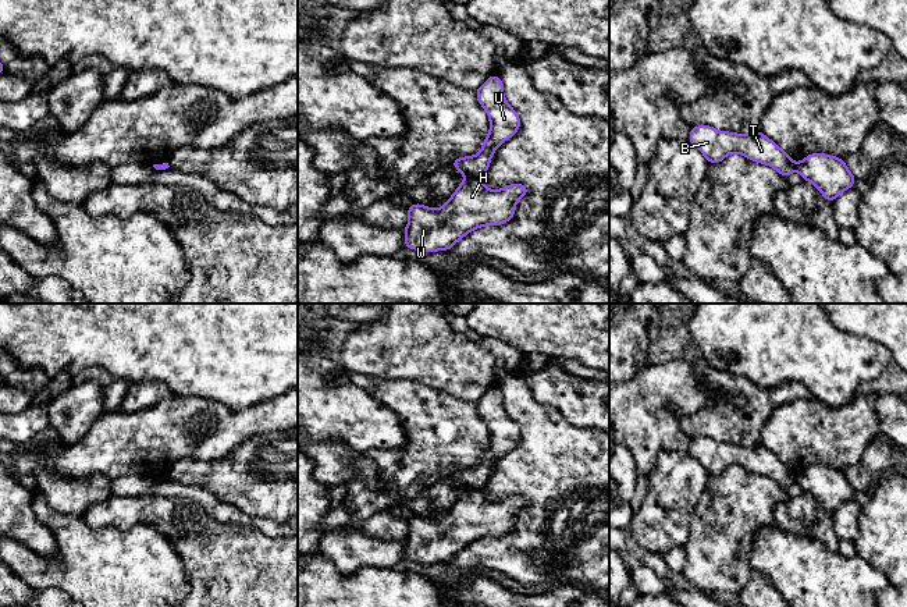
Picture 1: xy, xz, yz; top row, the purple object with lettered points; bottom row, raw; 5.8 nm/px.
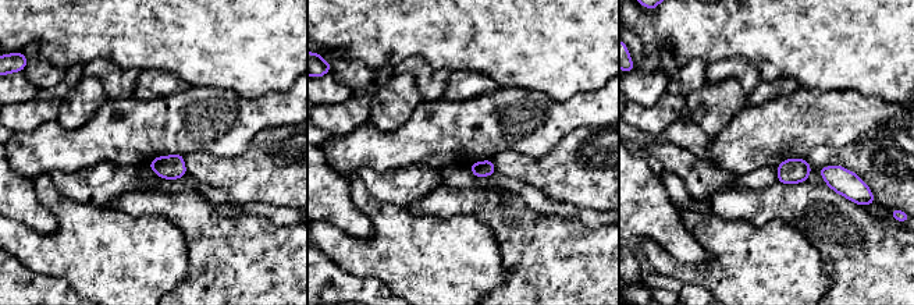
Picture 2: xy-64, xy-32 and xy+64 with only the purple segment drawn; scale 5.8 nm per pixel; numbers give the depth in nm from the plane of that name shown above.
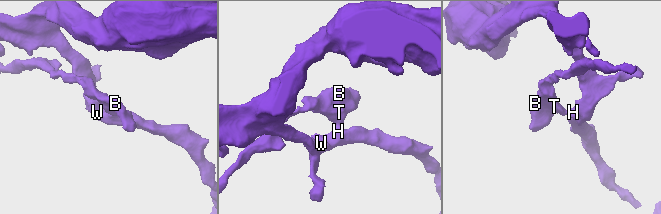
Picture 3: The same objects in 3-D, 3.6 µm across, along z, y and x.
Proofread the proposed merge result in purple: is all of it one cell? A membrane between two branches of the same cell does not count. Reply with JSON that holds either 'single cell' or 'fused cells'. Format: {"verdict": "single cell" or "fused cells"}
{"verdict": "fused cells"}

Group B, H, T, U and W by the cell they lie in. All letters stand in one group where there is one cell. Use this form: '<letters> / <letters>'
B T U / H W

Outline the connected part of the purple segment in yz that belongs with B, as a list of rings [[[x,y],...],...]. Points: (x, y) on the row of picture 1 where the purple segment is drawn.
[[[697,125],[691,128],[689,141],[708,163],[719,163],[730,153],[740,153],[750,160],[773,167],[785,177],[796,171],[796,163],[789,155],[761,131],[744,135],[718,131],[711,125]]]

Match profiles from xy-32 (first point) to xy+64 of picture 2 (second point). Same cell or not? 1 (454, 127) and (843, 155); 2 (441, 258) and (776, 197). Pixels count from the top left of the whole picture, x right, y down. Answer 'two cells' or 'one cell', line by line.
1: two cells
2: two cells

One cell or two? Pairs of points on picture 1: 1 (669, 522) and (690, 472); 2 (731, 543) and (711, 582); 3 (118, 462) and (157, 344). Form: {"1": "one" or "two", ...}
{"1": "one", "2": "one", "3": "two"}

